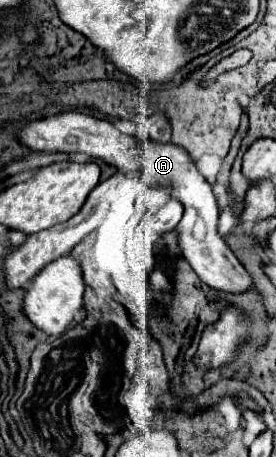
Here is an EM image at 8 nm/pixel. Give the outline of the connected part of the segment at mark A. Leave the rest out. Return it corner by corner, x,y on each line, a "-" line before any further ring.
75,111
51,115
27,125
19,133
19,141
31,147
33,151
43,151
43,153
75,153
75,151
87,153
89,157
97,157
109,165
115,165
123,173
139,171
145,177
147,185
151,187
169,189
171,197
181,201
181,205
185,207
185,213
179,225
175,227
175,235
183,259
193,267
197,277
203,283
229,293
241,293
253,285
249,273
243,269
235,253
217,235
217,219
219,219
217,197
209,181
195,167
195,161
191,159
185,147
159,141
149,141
147,145
143,145
143,141
137,135
121,133
113,123
105,119
97,119
93,115
75,113

